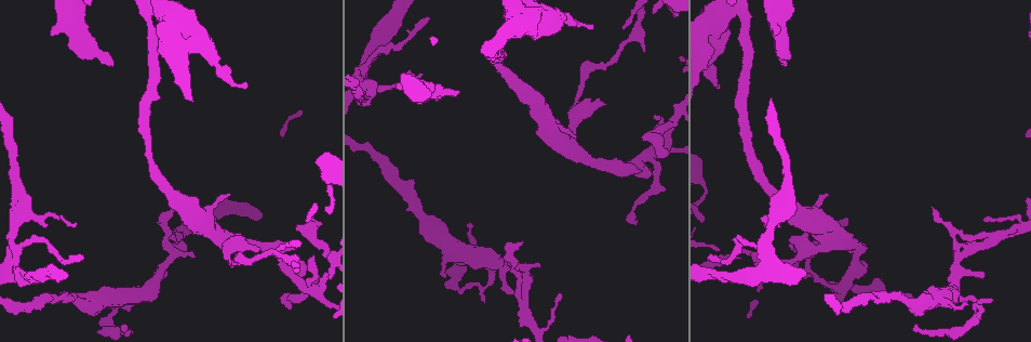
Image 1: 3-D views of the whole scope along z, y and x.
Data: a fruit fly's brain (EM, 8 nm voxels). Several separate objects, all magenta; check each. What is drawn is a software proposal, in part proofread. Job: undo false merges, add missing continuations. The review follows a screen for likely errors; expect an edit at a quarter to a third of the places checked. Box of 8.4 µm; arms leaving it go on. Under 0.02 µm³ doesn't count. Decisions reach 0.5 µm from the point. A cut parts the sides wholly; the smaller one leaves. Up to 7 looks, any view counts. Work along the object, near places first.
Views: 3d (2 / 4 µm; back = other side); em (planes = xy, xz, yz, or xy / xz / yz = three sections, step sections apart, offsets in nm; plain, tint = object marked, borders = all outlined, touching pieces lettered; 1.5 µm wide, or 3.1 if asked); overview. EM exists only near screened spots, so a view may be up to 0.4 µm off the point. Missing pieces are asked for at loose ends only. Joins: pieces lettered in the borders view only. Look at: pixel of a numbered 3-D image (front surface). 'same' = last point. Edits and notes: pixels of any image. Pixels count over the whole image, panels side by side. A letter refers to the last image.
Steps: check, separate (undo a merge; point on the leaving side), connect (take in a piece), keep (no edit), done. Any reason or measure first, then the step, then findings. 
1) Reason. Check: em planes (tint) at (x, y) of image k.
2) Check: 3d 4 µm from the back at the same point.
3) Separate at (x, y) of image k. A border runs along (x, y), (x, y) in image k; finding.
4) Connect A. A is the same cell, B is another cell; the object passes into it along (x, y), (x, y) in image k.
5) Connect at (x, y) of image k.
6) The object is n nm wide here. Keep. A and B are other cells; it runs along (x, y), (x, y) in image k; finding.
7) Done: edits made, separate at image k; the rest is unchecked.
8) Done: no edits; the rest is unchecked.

Branch stops here. Check: 3d 4 µm from the back at (81, 259) of image 1.

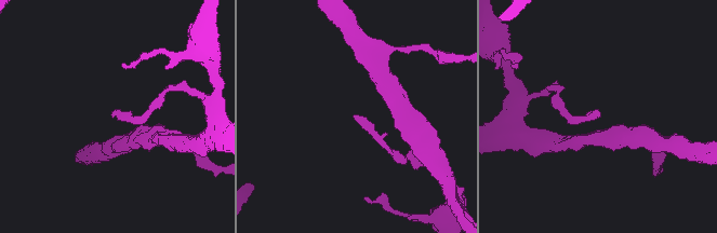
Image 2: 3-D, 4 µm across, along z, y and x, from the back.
Need the tissue. Check: em planes (borders) at (114, 114) of image 2.

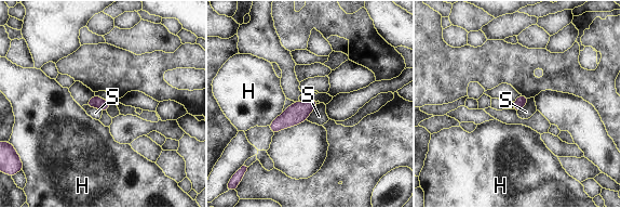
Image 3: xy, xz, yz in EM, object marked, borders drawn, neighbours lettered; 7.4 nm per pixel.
The longest contact is with H, 160 nm. Keep. H and S are other cells; a border runs along (85, 104), (97, 107), (102, 112) in image 3; no lettered piece goes on from it.

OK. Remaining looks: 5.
An open end. Check: em xz step 4 (tint) at (540, 265) of image 1.

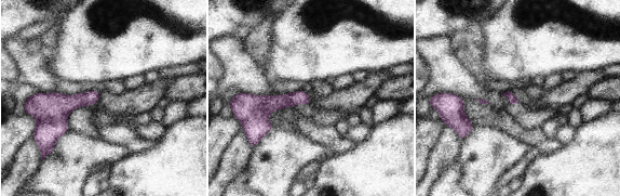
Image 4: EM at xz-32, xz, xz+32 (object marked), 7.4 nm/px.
Check: em planes (borders) at the same point.

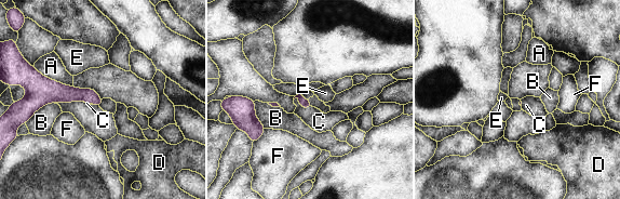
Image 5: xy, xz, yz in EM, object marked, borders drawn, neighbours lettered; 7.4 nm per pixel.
The longest contact is with A, 320 nm. Connect C. C is the same cell, A, B, D, E and F are other cells; the neuron continues.

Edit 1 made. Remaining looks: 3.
Free end. Check: 3d 4 µm at (717, 86) of image 1.

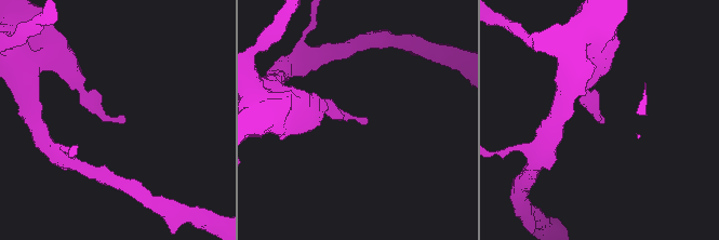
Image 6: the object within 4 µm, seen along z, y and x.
Now the EM. Check: em yz step 8 (plain) at (600, 122) of image 6.

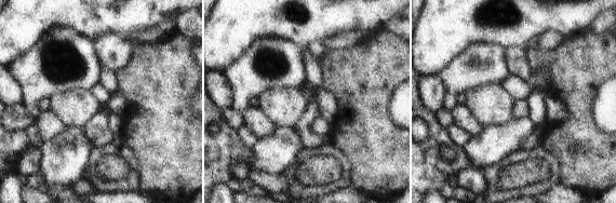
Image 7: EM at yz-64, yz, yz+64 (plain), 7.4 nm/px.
What lies round it. Check: em yz step 8 (borders) at the same point.

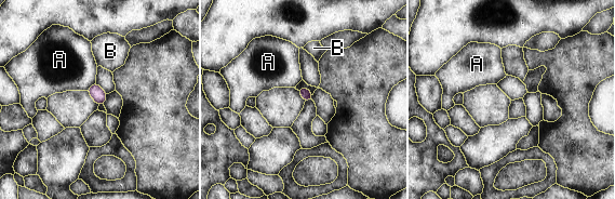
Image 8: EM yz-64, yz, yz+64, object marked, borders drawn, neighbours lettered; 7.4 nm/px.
The longest contact is with A, 90 nm. Keep. A and B are other cells; a border runs along (95, 82), (87, 90) in image 8; none of them fits.

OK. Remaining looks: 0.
Done: edits made, connect at image 5; the rest is unchecked.

